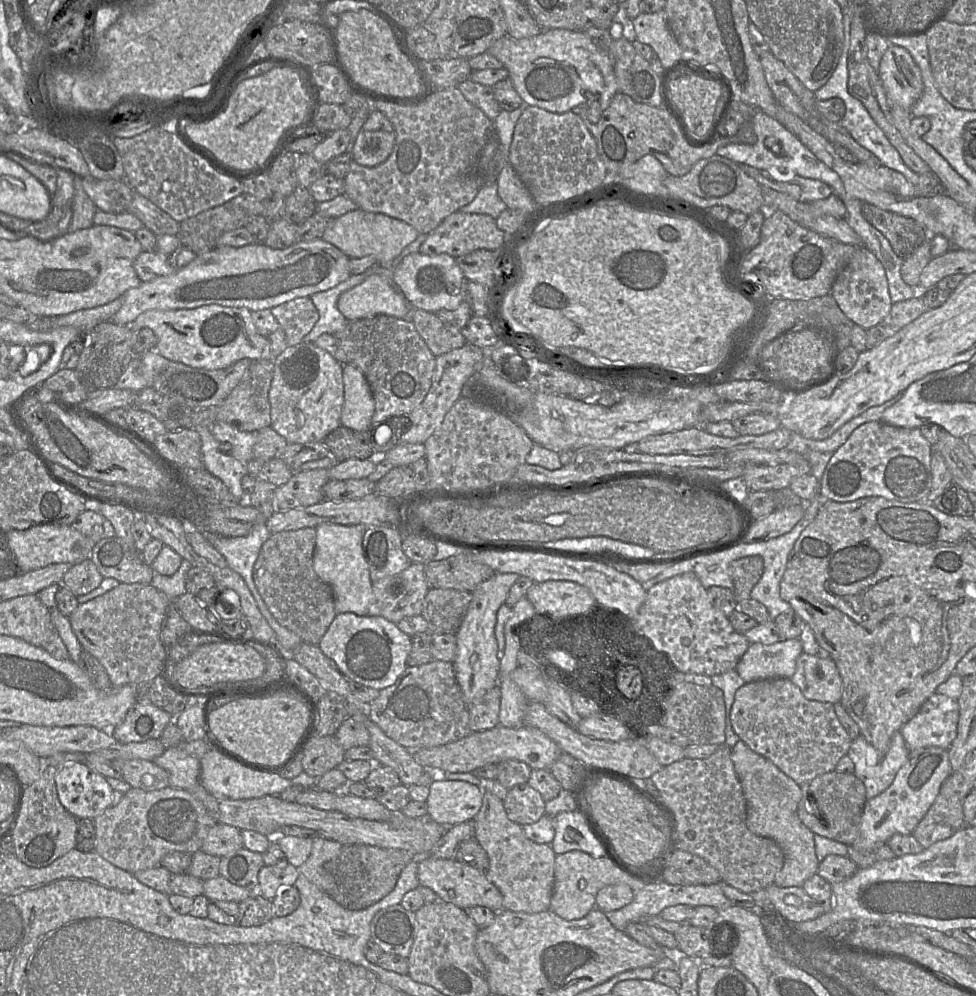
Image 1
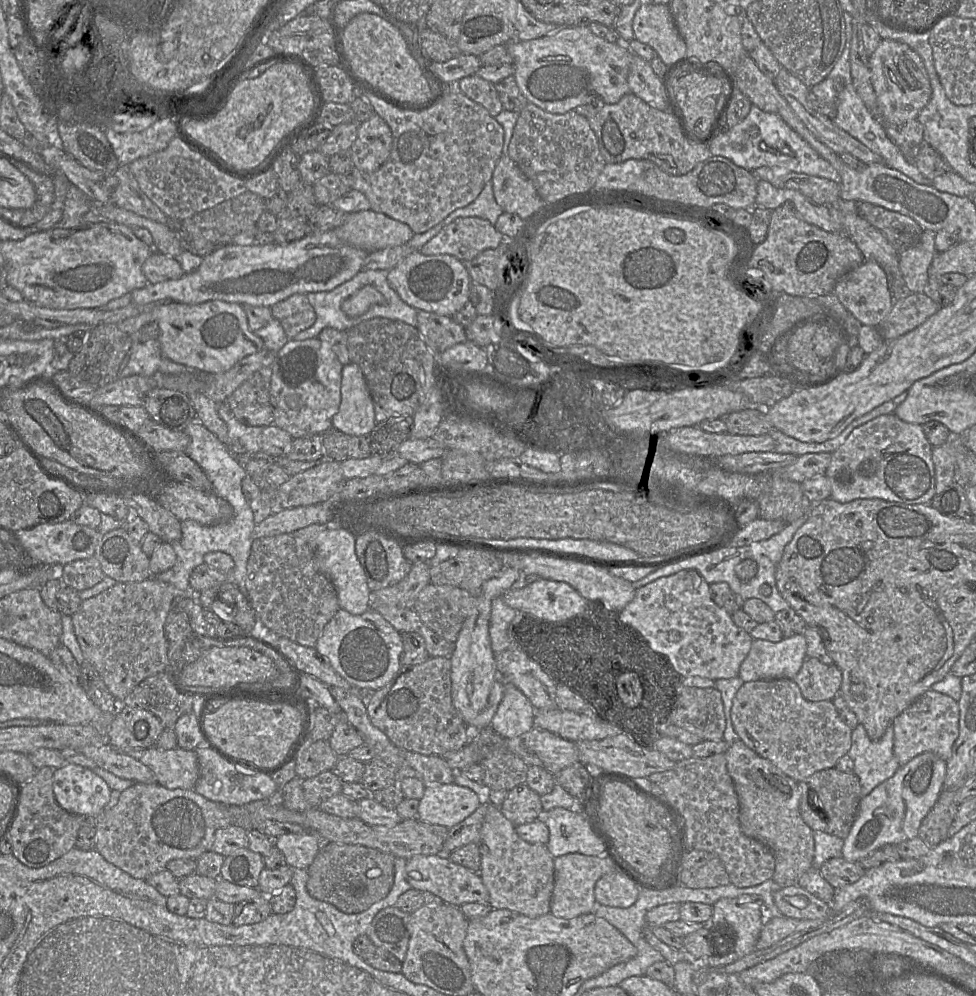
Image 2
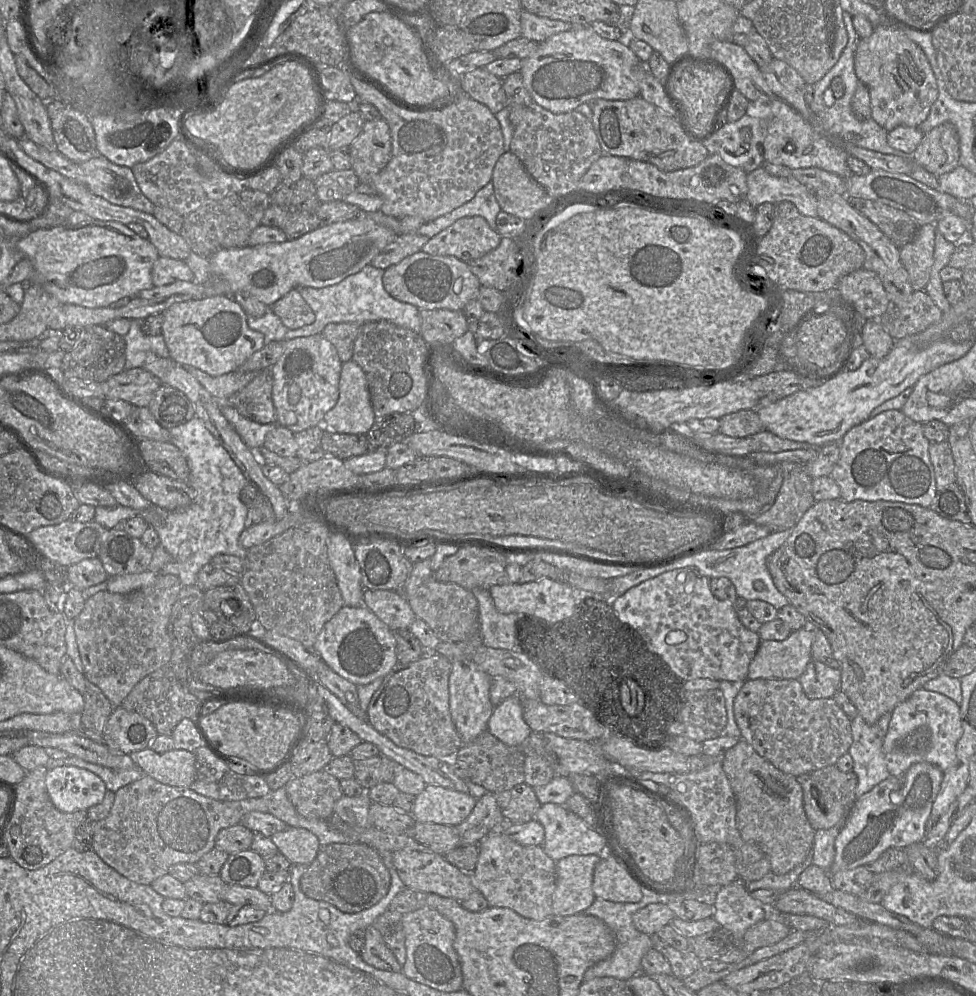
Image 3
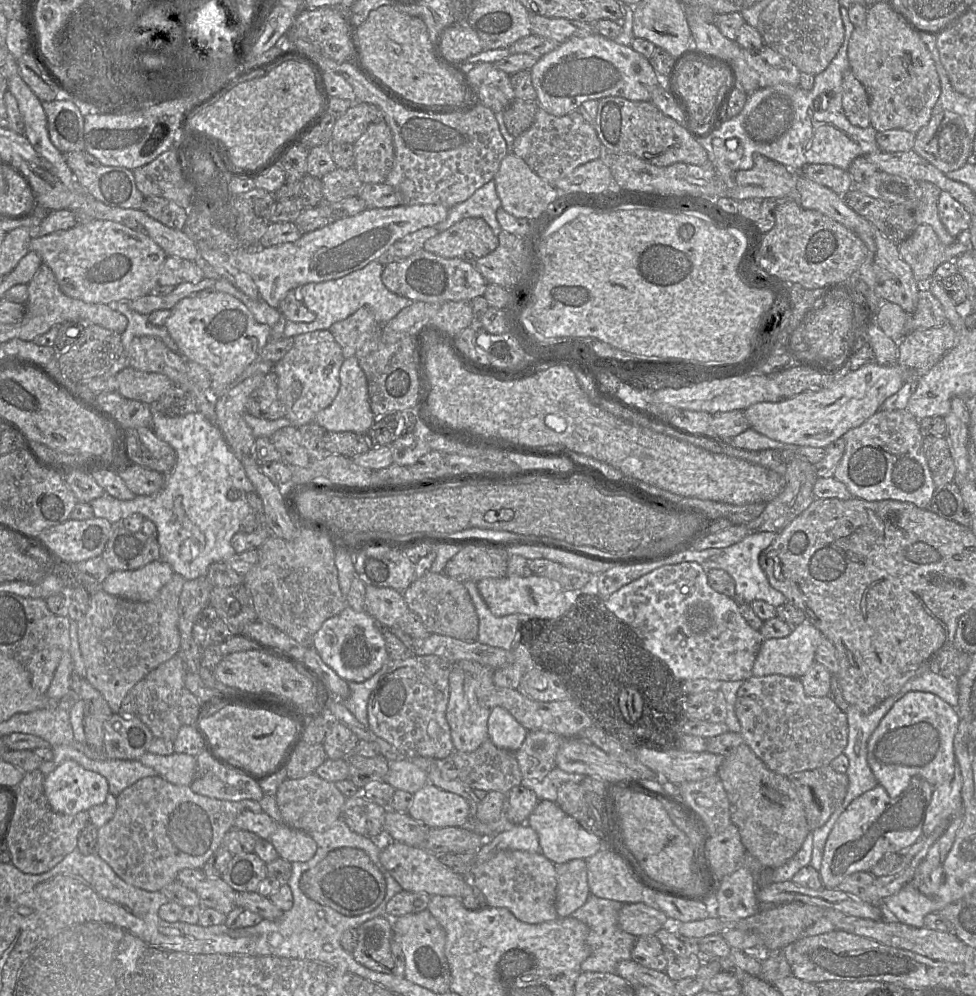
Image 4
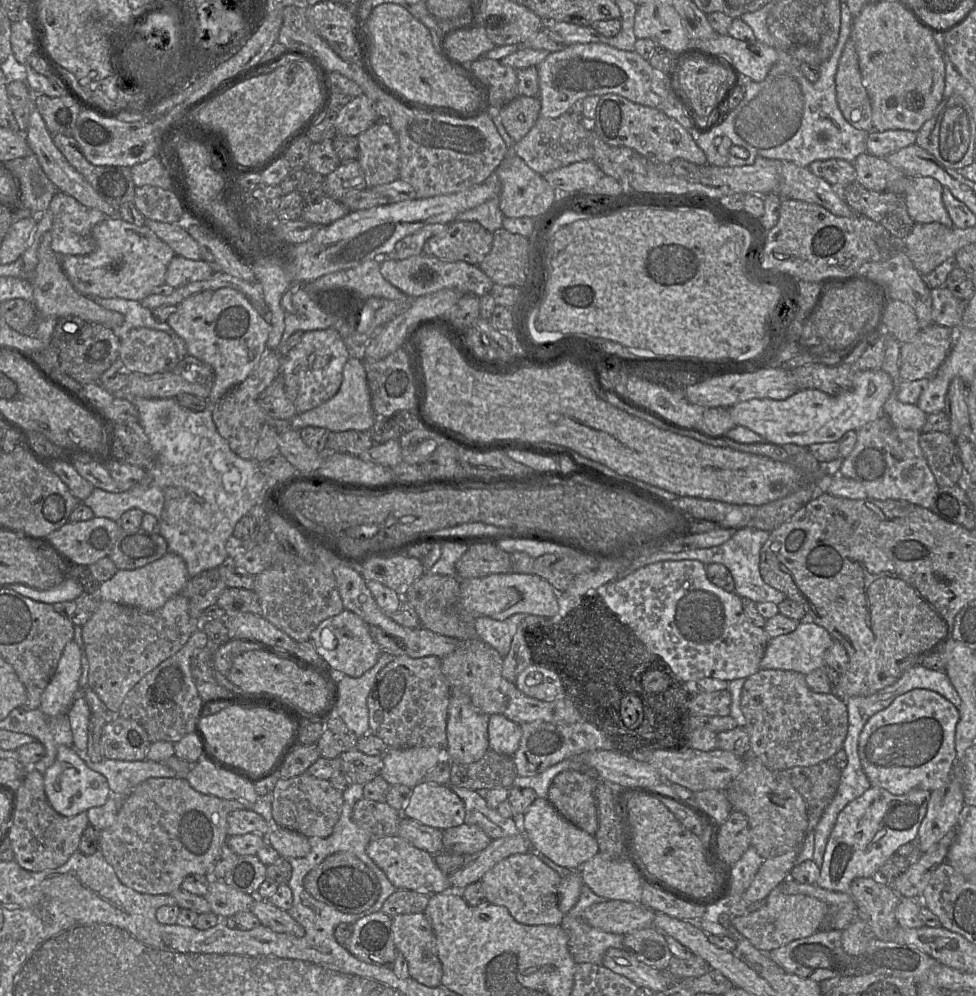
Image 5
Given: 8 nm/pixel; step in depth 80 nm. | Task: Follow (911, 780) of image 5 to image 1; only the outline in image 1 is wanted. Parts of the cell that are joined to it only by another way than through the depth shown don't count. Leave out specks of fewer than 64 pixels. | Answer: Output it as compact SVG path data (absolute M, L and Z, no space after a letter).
M934 693L899 732L910 752L926 747L949 750L958 734L958 721L958 701Z

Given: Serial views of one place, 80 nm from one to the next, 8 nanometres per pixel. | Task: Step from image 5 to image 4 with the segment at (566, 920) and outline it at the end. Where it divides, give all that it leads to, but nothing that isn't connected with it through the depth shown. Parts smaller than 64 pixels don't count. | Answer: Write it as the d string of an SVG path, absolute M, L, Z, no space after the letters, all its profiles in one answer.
M589 894L585 904L571 914L571 916L589 928L587 945L590 950L589 956L581 964L582 972L614 973L619 962L631 959L631 951L637 937L623 931L619 926L619 912L624 904L618 901L599 898Z

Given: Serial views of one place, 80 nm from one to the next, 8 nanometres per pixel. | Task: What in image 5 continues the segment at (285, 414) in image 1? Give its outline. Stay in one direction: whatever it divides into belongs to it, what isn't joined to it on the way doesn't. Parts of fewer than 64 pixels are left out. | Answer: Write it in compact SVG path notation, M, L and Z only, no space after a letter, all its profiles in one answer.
M329 327L306 331L300 341L282 356L281 375L285 392L293 402L297 414L313 409L331 399L339 390L343 379L343 368L351 350L338 330Z

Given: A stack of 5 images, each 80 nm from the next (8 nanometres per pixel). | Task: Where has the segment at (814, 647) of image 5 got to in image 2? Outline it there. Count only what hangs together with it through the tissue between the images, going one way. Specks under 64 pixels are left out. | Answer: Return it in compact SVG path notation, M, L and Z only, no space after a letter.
M803 633L778 642L753 639L751 648L740 665L738 676L744 682L765 679L793 679L806 656Z

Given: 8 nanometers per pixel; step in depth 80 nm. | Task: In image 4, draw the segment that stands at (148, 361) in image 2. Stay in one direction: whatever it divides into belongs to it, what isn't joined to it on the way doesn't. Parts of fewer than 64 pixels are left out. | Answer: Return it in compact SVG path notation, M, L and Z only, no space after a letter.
M116 301L108 305L121 314L123 314L128 323L126 329L121 333L121 342L126 355L127 349L133 338L138 336L154 336L160 338L164 344L174 352L177 351L177 345L168 333L165 325L154 326L148 322L148 315L140 314L132 310L129 306L130 301Z

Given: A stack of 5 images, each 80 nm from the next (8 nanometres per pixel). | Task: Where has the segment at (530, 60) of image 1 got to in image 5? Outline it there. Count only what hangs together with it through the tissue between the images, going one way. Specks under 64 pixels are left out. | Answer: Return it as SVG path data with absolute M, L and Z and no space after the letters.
M586 43L567 45L561 51L550 53L538 66L539 98L541 103L540 117L558 118L570 112L573 105L588 96L602 96L605 94L617 94L629 101L658 108L669 95L664 77L657 72L636 51L623 51L602 43Z

